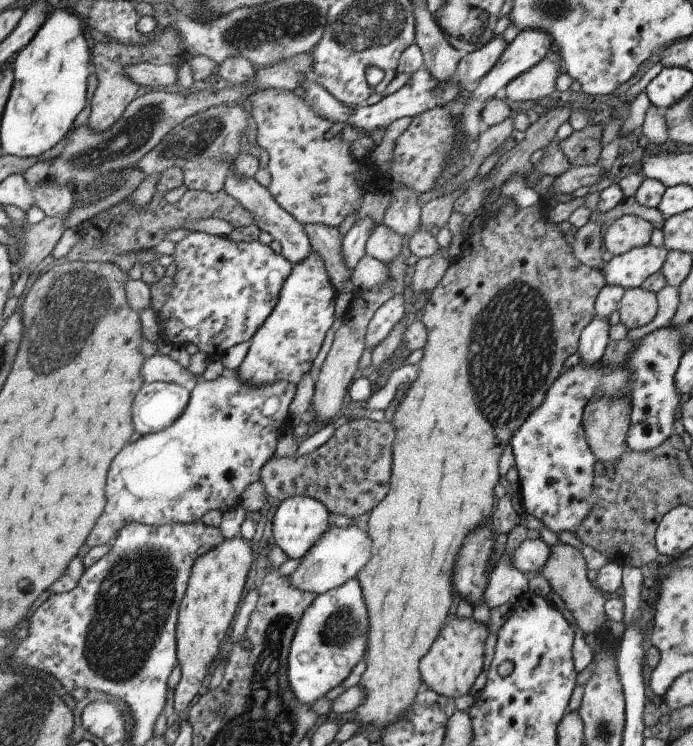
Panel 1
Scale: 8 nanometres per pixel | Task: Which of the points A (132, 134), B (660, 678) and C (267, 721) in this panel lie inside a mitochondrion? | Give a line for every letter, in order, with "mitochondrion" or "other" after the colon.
A: mitochondrion
B: other
C: mitochondrion

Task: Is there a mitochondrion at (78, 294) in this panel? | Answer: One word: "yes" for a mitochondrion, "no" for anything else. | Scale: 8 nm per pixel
yes

